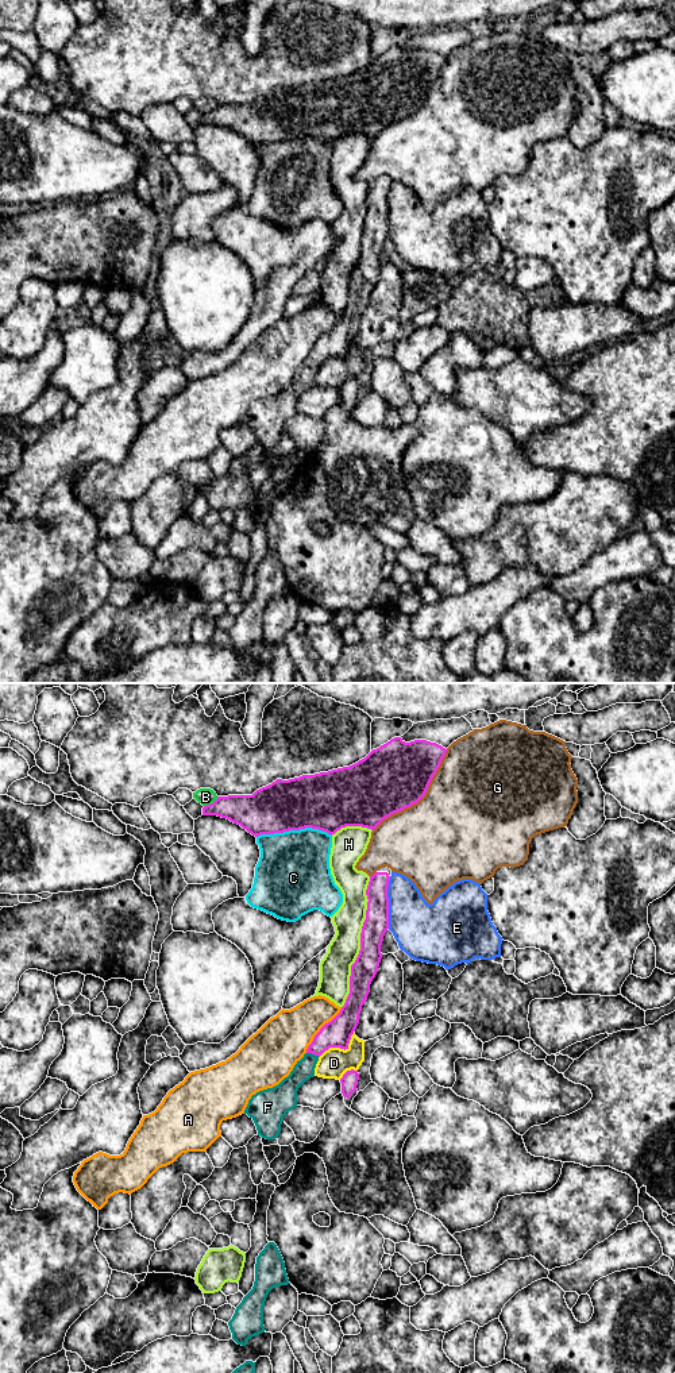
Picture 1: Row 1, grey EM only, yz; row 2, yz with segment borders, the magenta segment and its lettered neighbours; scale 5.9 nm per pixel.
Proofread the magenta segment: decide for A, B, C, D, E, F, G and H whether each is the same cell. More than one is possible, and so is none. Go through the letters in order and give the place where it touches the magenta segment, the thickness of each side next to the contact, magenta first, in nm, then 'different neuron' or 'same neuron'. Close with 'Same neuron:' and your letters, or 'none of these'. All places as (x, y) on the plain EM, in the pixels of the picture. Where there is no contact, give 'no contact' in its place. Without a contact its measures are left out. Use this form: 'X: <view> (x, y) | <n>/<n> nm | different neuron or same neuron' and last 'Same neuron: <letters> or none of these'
A: yz (320, 338) | 160/300 nm | different neuron
B: yz (211, 112) | 200/100 nm | different neuron
C: yz (293, 138) | 340/440 nm | different neuron
D: yz (339, 355) | 160/180 nm | different neuron
E: yz (388, 211) | 140/320 nm | different neuron
F: yz (313, 362) | 160/120 nm | same neuron
G: yz (420, 107) | 400/500 nm | different neuron
H: yz (361, 251) | 150/190 nm | different neuron
Same neuron: F

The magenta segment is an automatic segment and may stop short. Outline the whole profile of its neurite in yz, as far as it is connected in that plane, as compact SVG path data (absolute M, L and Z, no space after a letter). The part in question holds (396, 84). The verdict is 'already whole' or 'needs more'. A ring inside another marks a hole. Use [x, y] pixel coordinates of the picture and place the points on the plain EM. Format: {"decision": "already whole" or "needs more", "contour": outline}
{"decision": "already whole", "contour": "M394 46L350 76L289 89L277 88L252 104L217 105L213 112L202 116L202 124L227 127L255 146L305 136L331 144L346 135L374 139L385 127L410 116L425 104L446 61L436 51L405 51L401 46Z"}

